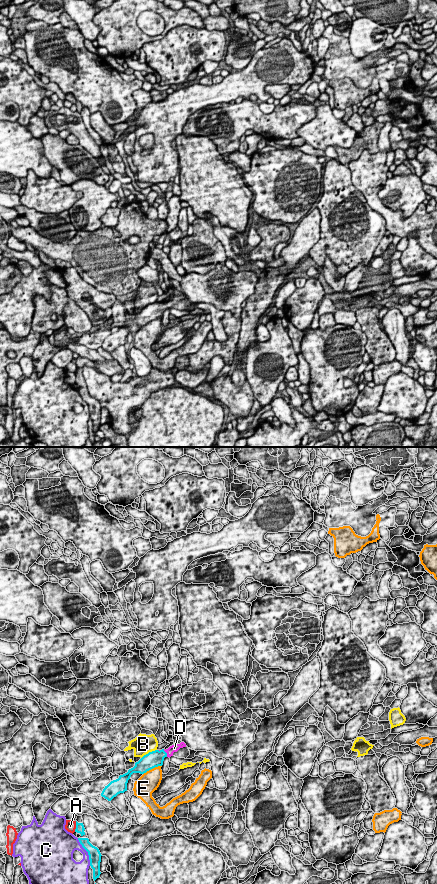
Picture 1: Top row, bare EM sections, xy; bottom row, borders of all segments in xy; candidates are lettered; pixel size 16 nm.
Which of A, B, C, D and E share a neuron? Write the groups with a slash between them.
A / B / C / D / E

